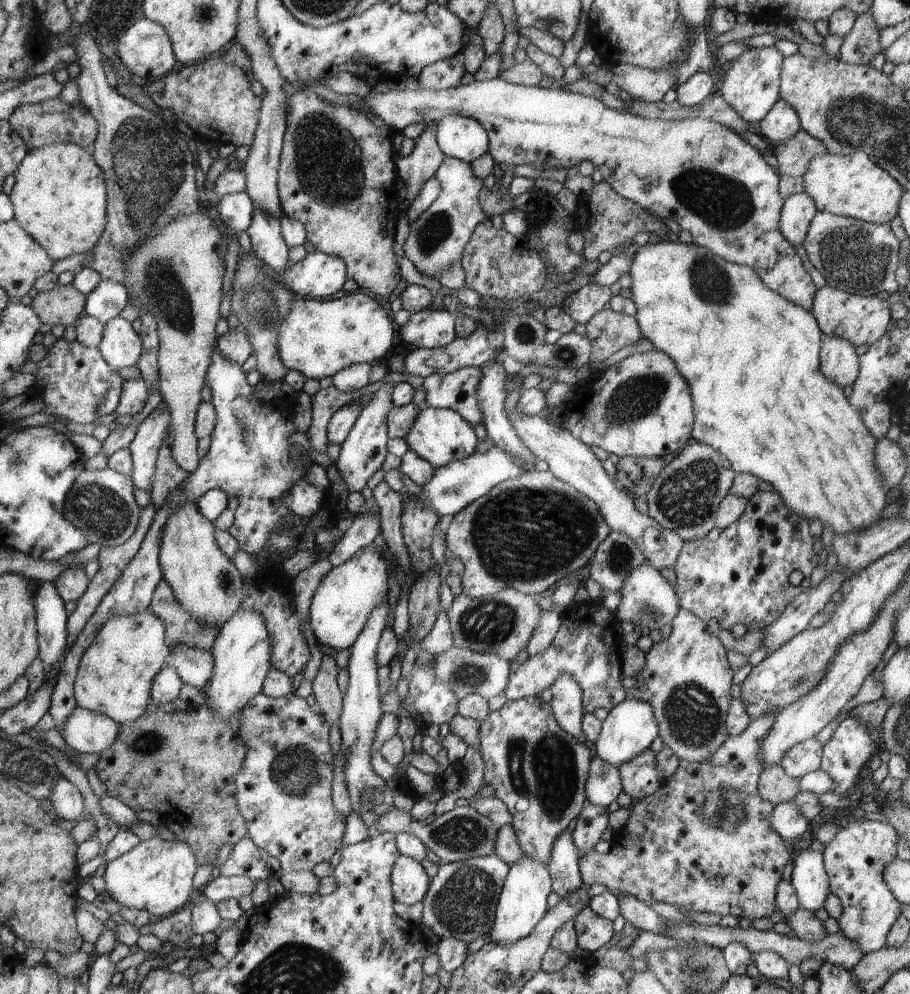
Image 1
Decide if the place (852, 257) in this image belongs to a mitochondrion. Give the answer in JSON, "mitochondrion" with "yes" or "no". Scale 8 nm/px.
{"mitochondrion":"yes"}

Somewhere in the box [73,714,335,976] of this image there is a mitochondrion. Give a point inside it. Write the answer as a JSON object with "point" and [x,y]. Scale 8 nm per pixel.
{"point":[295,771]}

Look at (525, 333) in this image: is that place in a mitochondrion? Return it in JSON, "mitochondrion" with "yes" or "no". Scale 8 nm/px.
{"mitochondrion":"yes"}

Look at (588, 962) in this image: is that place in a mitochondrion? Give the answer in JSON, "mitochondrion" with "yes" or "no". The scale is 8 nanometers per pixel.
{"mitochondrion":"no"}

